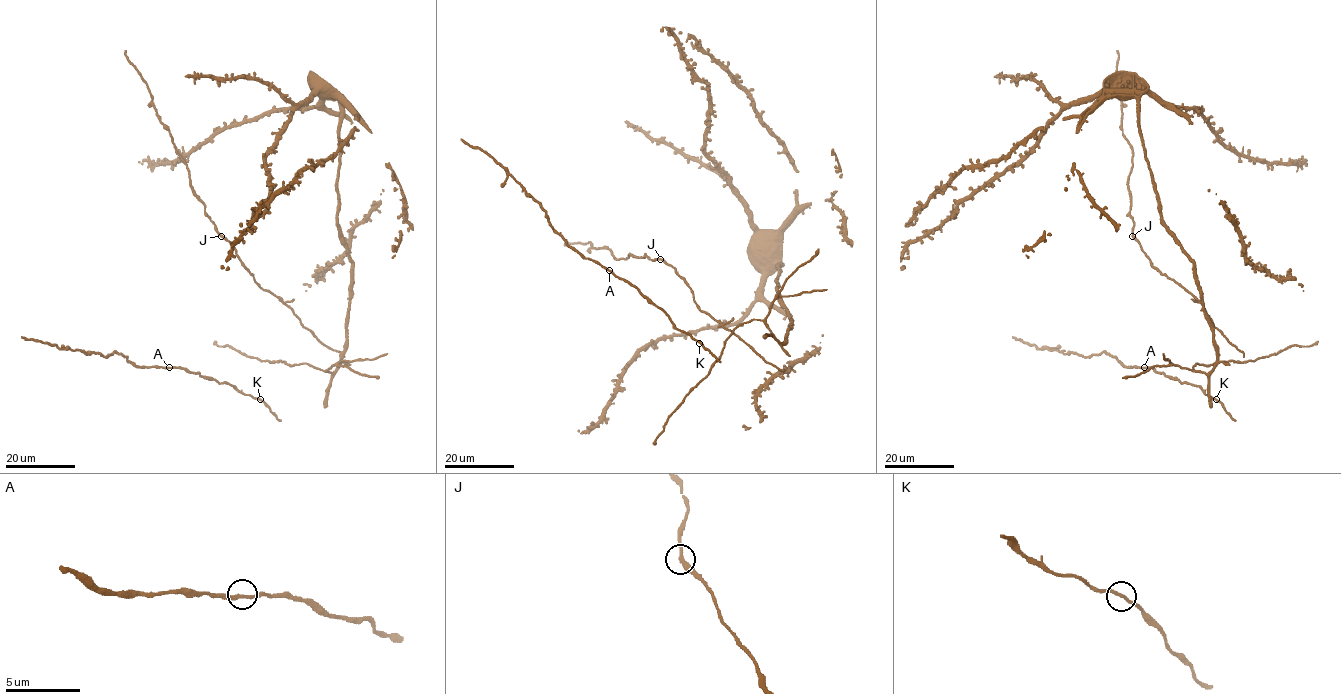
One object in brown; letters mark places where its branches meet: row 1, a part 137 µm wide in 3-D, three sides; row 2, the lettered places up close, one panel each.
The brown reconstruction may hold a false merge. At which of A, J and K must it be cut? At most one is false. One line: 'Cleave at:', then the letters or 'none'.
Cleave at: none

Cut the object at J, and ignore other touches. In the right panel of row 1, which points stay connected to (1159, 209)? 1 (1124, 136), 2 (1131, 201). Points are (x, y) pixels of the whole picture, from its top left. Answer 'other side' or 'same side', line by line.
1: other side
2: other side

